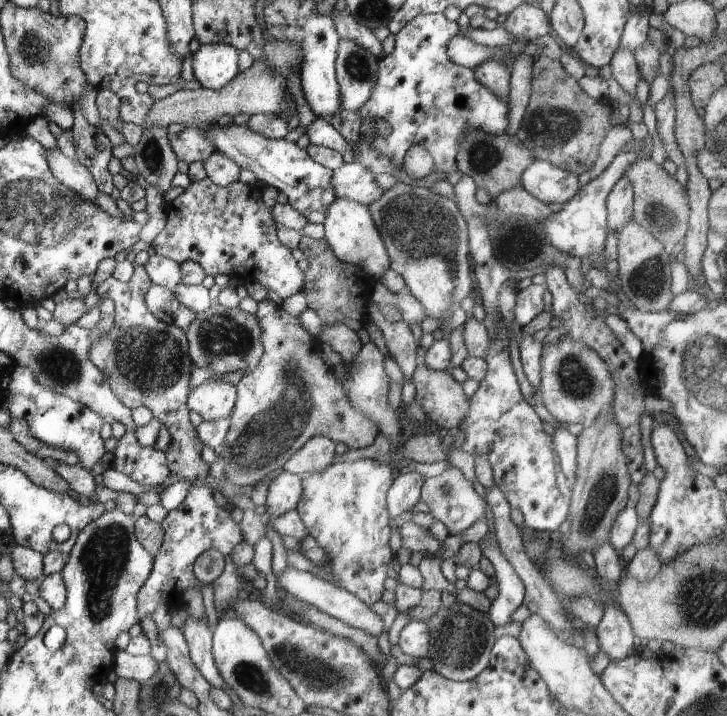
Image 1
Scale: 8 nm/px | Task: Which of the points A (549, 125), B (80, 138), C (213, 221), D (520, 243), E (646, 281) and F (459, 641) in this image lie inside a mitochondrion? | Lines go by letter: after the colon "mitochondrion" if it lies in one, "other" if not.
A: mitochondrion
B: other
C: other
D: mitochondrion
E: mitochondrion
F: mitochondrion

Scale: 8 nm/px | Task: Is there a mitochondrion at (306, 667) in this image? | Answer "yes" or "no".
yes

